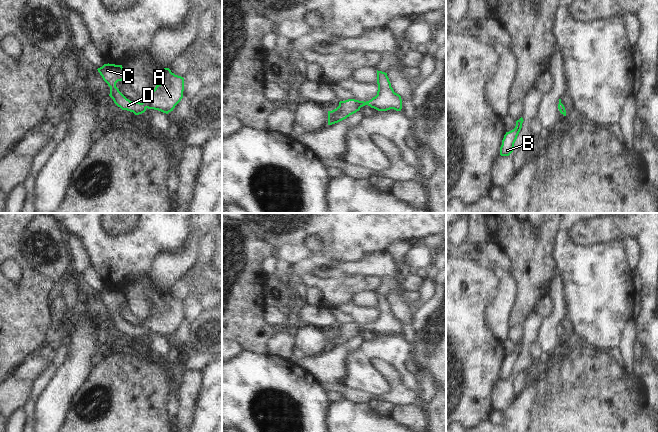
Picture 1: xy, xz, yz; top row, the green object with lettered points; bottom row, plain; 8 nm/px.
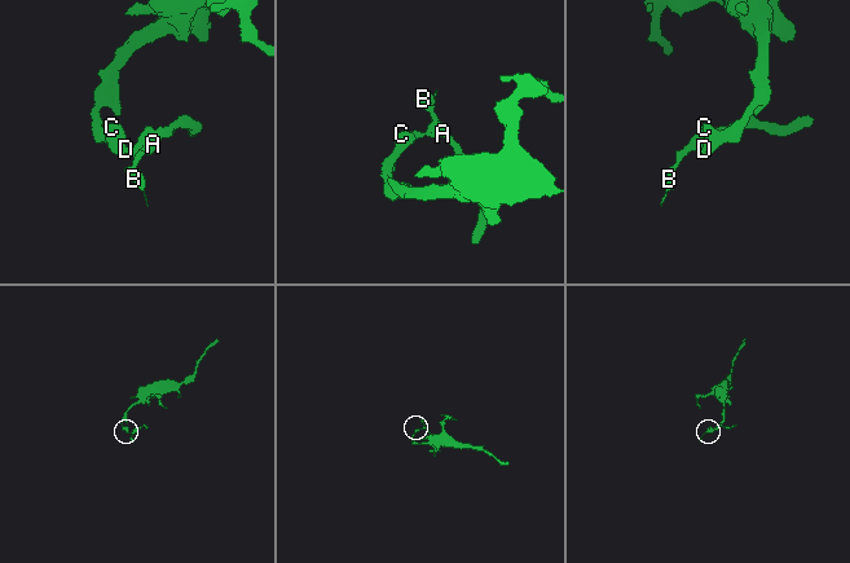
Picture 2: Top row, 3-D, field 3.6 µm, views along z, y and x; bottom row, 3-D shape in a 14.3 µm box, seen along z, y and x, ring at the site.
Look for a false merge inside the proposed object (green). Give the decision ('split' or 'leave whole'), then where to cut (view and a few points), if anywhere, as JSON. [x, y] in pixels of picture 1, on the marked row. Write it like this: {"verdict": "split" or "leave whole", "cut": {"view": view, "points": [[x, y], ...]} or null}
{"verdict": "leave whole", "cut": null}

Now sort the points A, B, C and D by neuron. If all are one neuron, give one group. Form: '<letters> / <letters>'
A B C D

